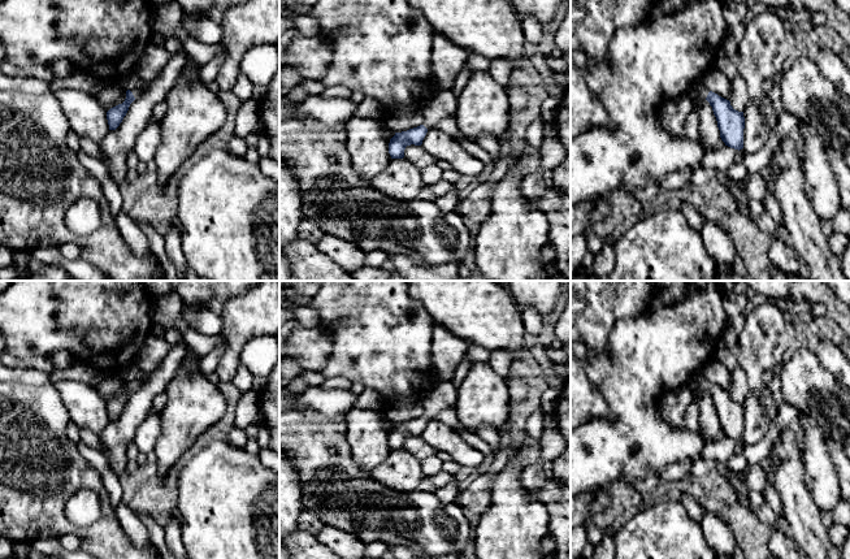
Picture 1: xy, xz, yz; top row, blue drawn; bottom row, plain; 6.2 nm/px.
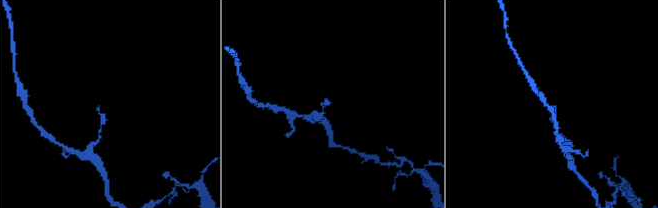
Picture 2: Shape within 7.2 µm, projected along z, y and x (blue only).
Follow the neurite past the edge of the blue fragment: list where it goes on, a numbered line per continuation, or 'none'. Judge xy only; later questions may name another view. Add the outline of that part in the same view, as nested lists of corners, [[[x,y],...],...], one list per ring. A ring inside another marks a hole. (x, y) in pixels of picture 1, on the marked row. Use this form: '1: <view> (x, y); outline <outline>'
1: xy (139, 91); outline [[[140,78],[140,81],[142,81],[142,84],[139,87],[131,90],[135,99],[143,96],[149,90],[151,84],[155,82],[155,81],[146,81],[146,79],[142,79],[142,78]]]

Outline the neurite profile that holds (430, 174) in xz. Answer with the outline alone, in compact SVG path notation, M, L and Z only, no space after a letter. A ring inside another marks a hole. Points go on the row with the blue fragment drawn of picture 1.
M437 164L428 165L421 169L421 178L425 186L431 186L443 179L443 170Z

